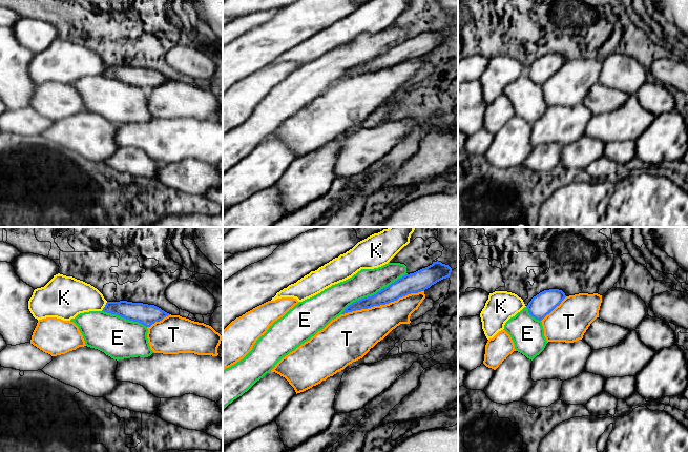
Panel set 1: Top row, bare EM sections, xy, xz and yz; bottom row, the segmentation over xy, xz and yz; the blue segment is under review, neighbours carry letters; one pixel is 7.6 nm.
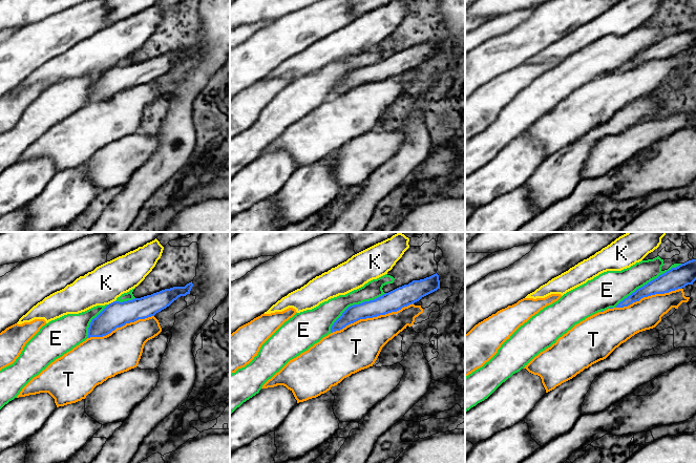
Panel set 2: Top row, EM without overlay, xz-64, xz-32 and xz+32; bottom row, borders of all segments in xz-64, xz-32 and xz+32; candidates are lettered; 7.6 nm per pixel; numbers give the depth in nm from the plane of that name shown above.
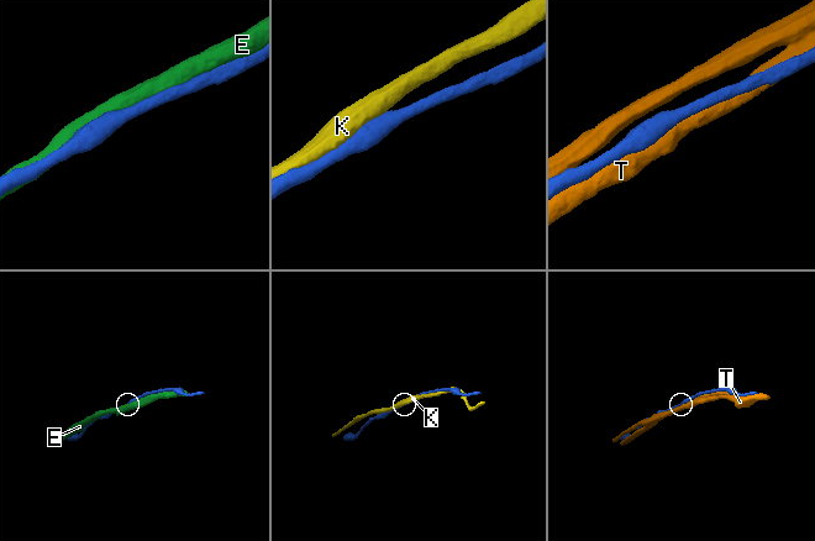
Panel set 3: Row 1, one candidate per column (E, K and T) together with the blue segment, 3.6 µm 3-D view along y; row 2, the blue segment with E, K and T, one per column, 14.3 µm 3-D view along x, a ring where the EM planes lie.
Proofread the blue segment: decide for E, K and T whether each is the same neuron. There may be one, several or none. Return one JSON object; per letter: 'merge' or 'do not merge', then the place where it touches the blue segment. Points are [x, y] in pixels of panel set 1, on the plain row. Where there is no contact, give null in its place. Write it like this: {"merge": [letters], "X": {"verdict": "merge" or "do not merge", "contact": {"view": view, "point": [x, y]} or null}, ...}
{"merge": [], "E": {"verdict": "do not merge", "contact": {"view": "xz", "point": [374, 59]}}, "K": {"verdict": "do not merge", "contact": {"view": "xy", "point": [105, 70]}}, "T": {"verdict": "do not merge", "contact": {"view": "xz", "point": [382, 68]}}}

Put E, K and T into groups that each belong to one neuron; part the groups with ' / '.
E T / K

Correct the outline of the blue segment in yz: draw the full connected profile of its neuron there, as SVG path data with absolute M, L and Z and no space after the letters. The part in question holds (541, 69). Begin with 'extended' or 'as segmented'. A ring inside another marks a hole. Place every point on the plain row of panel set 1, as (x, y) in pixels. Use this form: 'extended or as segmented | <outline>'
as segmented | M559 54L544 55L534 61L526 70L528 78L536 84L542 85L566 62L565 58Z

